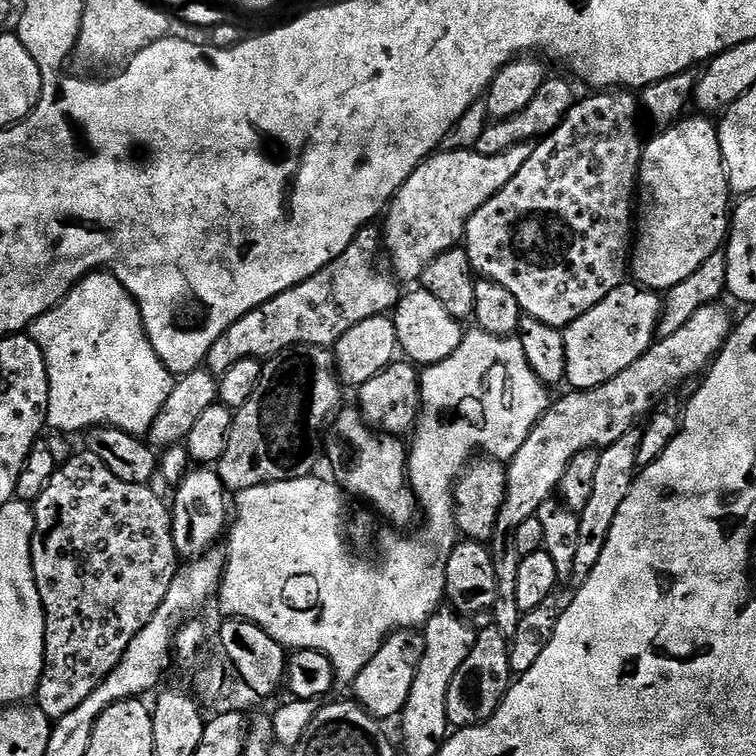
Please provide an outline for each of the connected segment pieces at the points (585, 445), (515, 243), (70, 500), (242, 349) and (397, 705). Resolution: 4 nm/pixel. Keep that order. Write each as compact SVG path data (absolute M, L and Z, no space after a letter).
M717 302L702 306L702 310L693 314L690 322L686 322L686 326L681 326L675 334L661 335L648 352L642 354L634 366L622 370L618 378L610 378L610 382L597 388L573 389L557 403L551 403L542 419L527 435L518 454L508 462L506 498L495 524L490 550L498 578L497 601L492 609L493 623L509 640L514 636L522 615L517 606L520 556L510 550L511 538L518 526L536 515L541 505L551 499L560 485L566 466L577 454L592 448L603 450L618 442L622 434L633 431L636 423L640 419L643 421L653 411L652 403L655 400L662 399L667 392L674 391L687 380L695 381L711 365L724 349L724 343L734 327L734 319L722 305Z
M600 90L592 95L596 96L588 96L585 100L584 97L577 99L564 121L556 127L556 131L533 147L526 166L522 166L522 170L518 170L518 174L514 174L514 178L510 178L510 182L506 182L506 186L502 186L502 190L498 190L498 194L494 194L494 198L490 198L490 202L486 202L486 206L482 206L482 210L474 214L474 218L470 218L468 228L464 232L473 270L478 274L483 273L489 280L498 282L498 286L506 286L506 290L510 290L510 294L518 298L518 306L523 315L533 316L538 318L538 322L546 322L546 326L554 326L561 330L568 328L570 322L582 318L586 310L594 310L594 306L598 306L598 302L602 302L602 298L606 298L610 290L618 290L618 286L626 283L630 276L634 247L634 205L638 200L640 163L646 143L645 137L640 137L642 104L637 97L635 100L632 97L635 95L628 90Z
M81 450L77 456L72 456L68 461L61 463L57 467L54 478L42 490L42 494L34 501L34 511L36 514L36 537L32 540L32 569L34 578L38 586L38 594L44 603L44 621L46 622L46 646L44 647L44 673L40 679L40 685L36 687L35 703L42 709L51 720L58 721L70 710L78 710L98 686L111 672L116 669L118 662L122 662L124 651L140 630L158 614L158 606L162 606L162 598L166 598L166 590L170 590L170 582L174 582L178 571L178 553L176 550L175 536L172 533L174 516L168 513L168 508L164 505L164 500L148 484L131 484L122 482L118 474L111 472L98 458L98 454L87 450Z
M369 226L360 229L354 242L330 266L326 266L318 274L314 274L306 282L270 298L262 306L250 310L242 318L235 320L227 330L210 346L206 368L213 377L219 378L234 366L234 362L242 362L253 358L271 358L282 350L293 348L296 344L317 344L323 348L334 346L346 330L358 326L358 322L366 322L366 318L383 316L391 313L402 295L401 281L397 280L391 267L386 263L384 234L379 227Z
M401 628L399 632L393 632L384 641L378 654L374 654L374 658L370 658L368 665L356 675L354 691L360 707L381 722L387 722L391 716L399 717L410 698L410 690L414 686L423 653L423 631Z

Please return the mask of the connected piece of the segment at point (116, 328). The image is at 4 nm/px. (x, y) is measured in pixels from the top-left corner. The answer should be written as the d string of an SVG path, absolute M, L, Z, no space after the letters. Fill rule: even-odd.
M97 270L82 277L60 303L32 323L30 335L43 348L50 398L47 427L60 432L80 432L97 426L111 426L143 437L151 433L154 418L163 410L174 387L174 377L160 360L144 329L144 313L135 298L108 270Z

